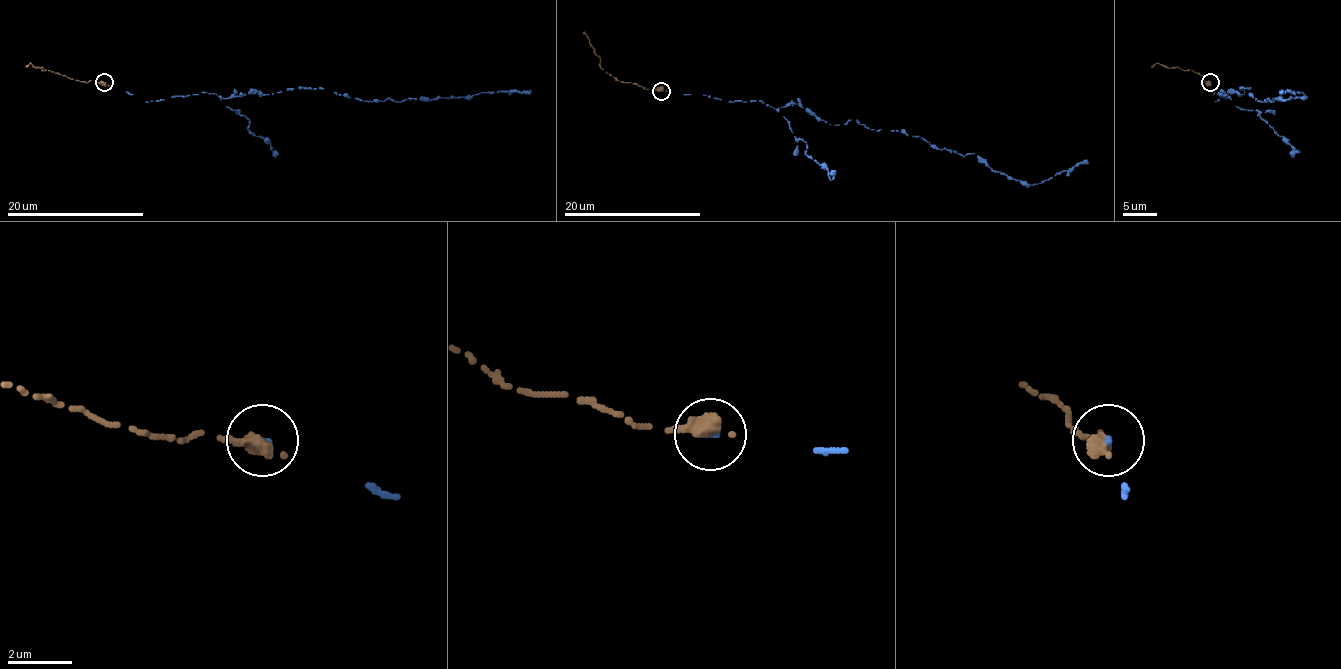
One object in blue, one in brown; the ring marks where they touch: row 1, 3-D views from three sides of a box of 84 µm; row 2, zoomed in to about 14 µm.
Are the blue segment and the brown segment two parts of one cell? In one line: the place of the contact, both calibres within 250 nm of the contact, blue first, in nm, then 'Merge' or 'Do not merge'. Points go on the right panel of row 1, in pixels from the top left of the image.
Place: (1210, 82). Thickness 140 nm (blue) against 480 nm. Merge

